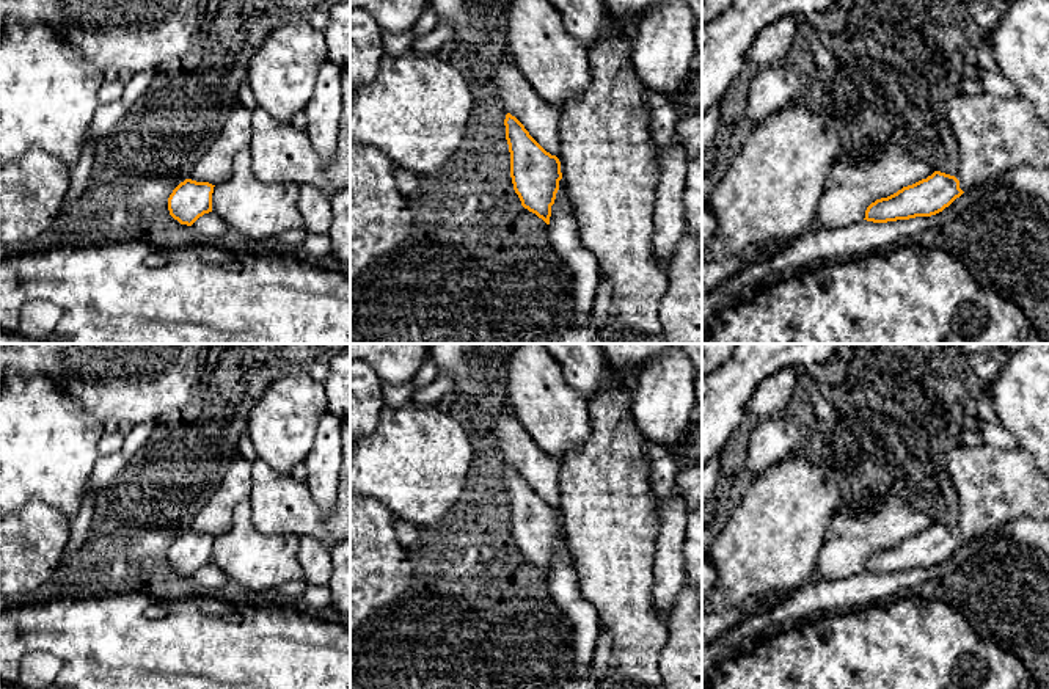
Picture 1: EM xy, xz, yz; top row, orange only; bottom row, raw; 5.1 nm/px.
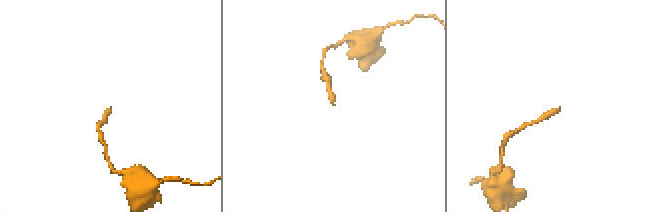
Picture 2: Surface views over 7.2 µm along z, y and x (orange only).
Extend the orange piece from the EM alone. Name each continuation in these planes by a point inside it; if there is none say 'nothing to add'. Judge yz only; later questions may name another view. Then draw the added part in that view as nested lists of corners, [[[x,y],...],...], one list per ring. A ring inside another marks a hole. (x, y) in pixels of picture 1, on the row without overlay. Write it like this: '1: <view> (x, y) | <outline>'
1: yz (994, 487) | [[[956,447],[947,457],[947,474],[958,494],[955,529],[963,543],[1021,518],[1049,519],[1049,477],[1022,447]]]

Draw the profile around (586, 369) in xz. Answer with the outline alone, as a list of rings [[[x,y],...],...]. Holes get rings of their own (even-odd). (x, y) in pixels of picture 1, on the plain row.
[[[543,344],[562,366],[564,378],[586,400],[605,388],[611,367],[598,344]]]

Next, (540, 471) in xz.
[[[503,396],[495,399],[490,410],[495,414],[495,433],[507,465],[515,468],[546,504],[557,509],[561,460],[537,447]]]

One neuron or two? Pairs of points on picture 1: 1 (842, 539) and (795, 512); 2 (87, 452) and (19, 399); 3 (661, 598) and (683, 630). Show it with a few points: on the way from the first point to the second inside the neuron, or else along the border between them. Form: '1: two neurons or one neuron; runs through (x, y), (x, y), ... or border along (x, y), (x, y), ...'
1: two neurons; border along (837, 514), (828, 529), (815, 565)
2: one neuron; runs through (69, 449), (36, 416)
3: two neurons; border along (685, 583), (677, 594), (666, 625)

